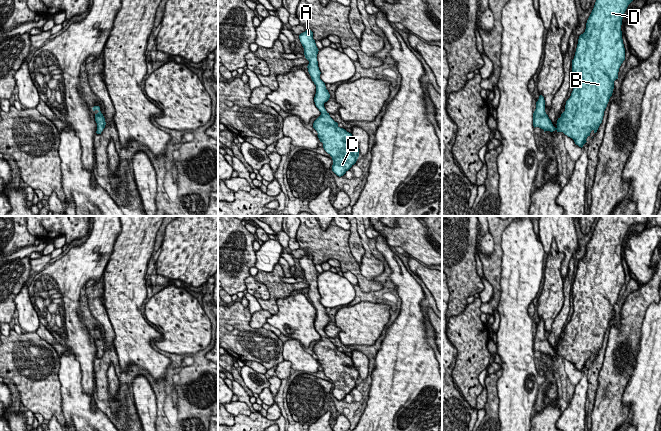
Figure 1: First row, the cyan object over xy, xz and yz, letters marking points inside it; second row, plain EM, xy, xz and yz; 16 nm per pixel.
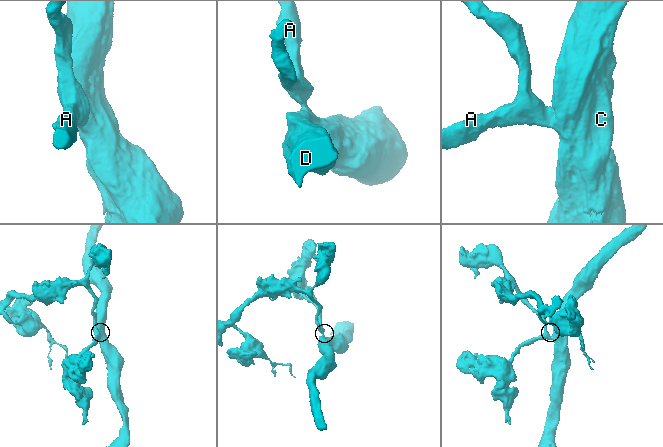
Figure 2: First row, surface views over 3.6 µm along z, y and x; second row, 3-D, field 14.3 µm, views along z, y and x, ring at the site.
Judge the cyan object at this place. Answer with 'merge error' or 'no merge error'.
no merge error

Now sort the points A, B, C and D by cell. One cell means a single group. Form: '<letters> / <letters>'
A B C D

